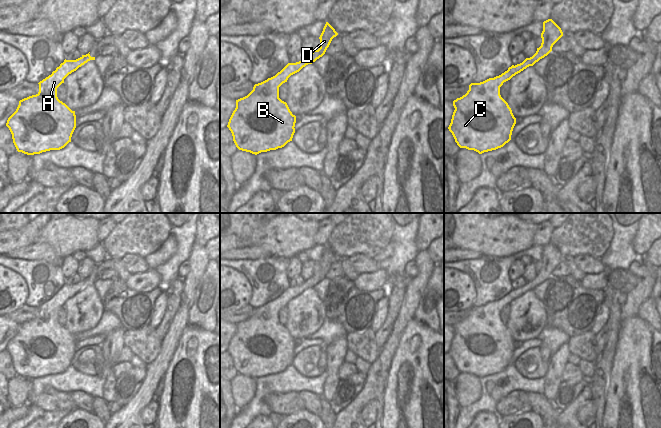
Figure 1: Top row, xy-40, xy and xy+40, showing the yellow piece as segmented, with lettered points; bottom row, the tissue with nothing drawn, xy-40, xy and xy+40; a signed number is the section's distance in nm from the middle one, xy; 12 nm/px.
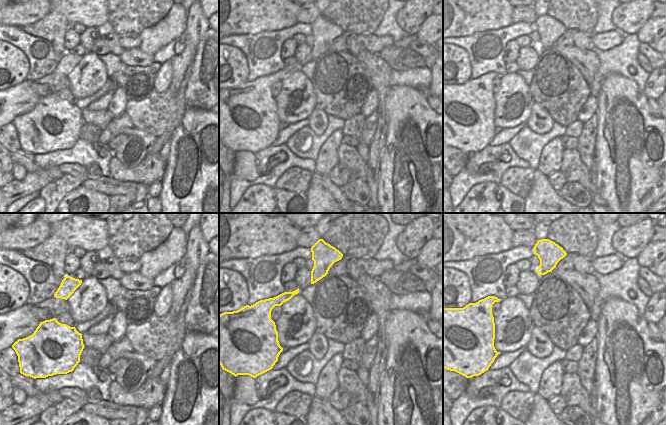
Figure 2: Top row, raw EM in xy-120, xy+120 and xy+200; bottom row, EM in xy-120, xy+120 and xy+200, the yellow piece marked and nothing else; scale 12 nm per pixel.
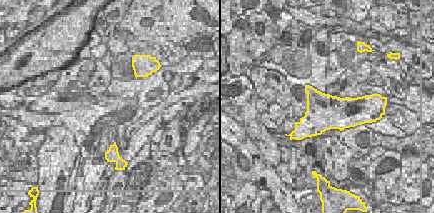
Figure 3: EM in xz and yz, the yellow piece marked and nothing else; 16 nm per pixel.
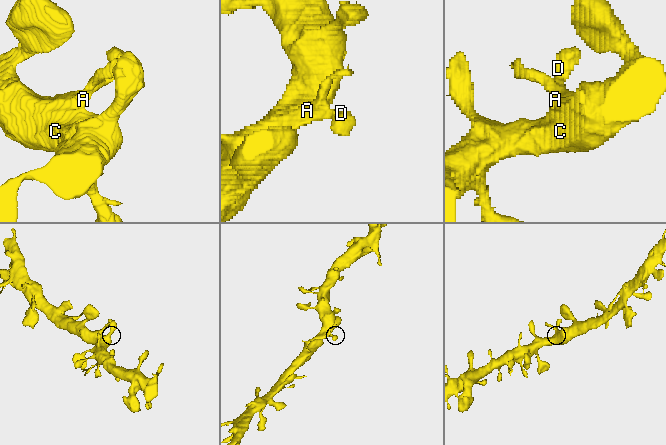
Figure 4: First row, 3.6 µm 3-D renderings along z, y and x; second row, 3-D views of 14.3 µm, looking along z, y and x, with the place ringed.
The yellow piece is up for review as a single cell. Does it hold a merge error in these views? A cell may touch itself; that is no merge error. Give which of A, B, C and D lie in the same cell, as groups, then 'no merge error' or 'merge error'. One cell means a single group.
A B C D | no merge error

